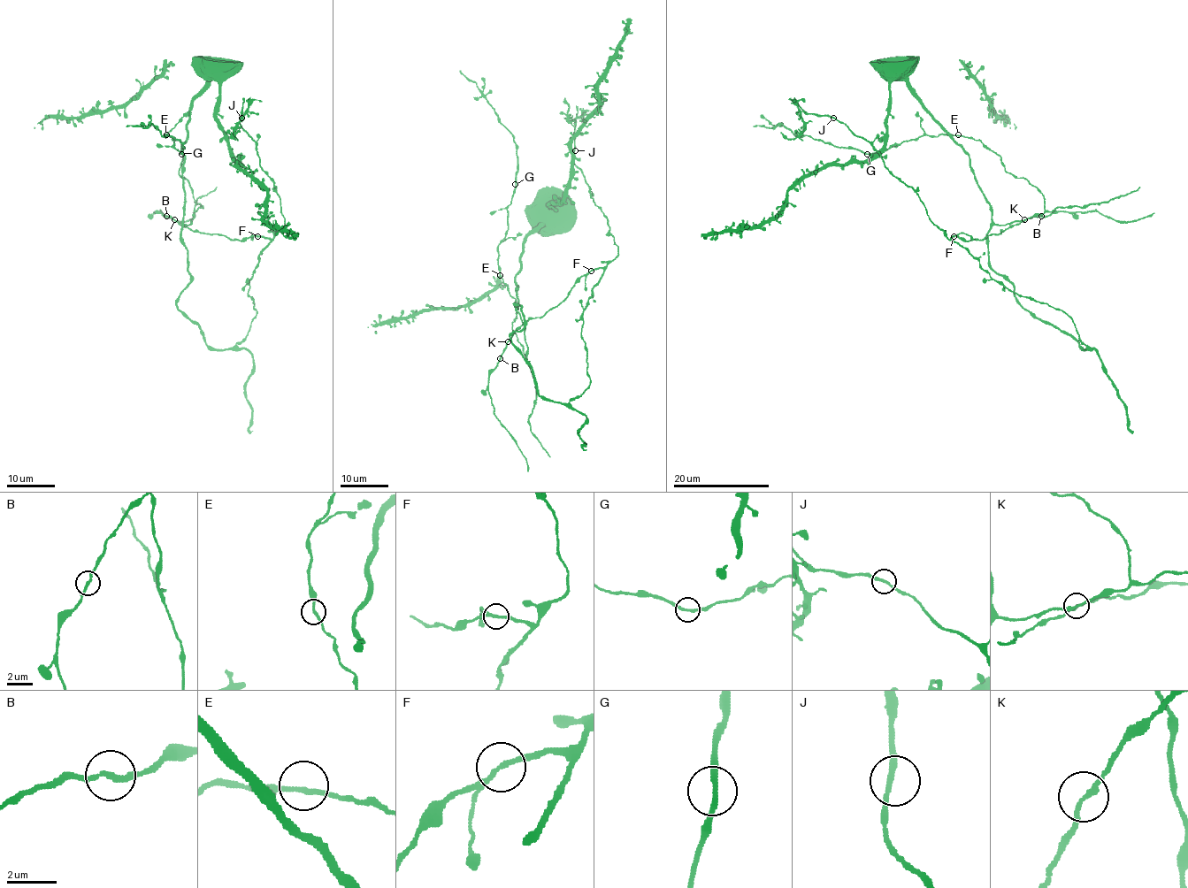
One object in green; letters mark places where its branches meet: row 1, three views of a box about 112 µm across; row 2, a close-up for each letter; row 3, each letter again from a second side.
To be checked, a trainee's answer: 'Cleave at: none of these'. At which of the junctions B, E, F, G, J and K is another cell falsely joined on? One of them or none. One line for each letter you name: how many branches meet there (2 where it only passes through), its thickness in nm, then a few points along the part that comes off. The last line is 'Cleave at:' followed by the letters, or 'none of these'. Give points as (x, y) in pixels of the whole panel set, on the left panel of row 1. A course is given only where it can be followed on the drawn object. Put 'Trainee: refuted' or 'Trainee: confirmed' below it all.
Cleave at: none of these
Trainee: confirmed

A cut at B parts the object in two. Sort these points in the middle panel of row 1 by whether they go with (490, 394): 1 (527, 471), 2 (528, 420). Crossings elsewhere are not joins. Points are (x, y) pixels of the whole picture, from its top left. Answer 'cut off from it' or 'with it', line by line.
1: with it
2: cut off from it

